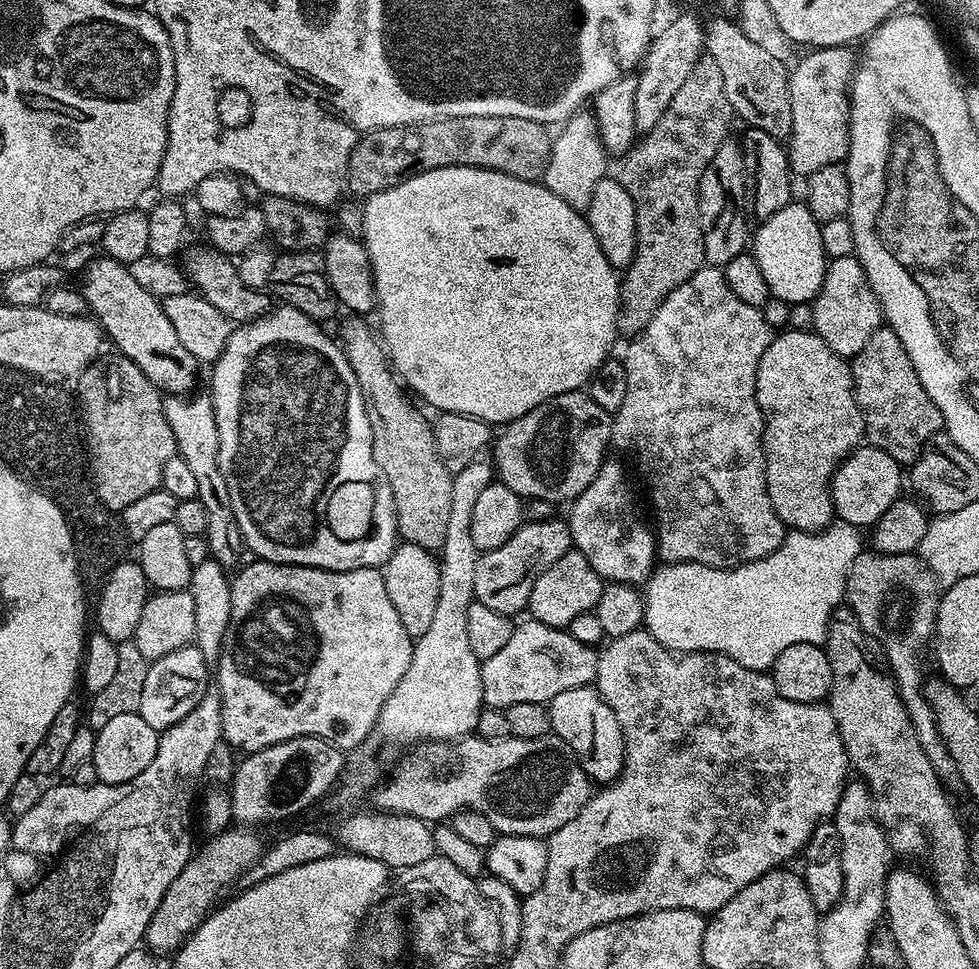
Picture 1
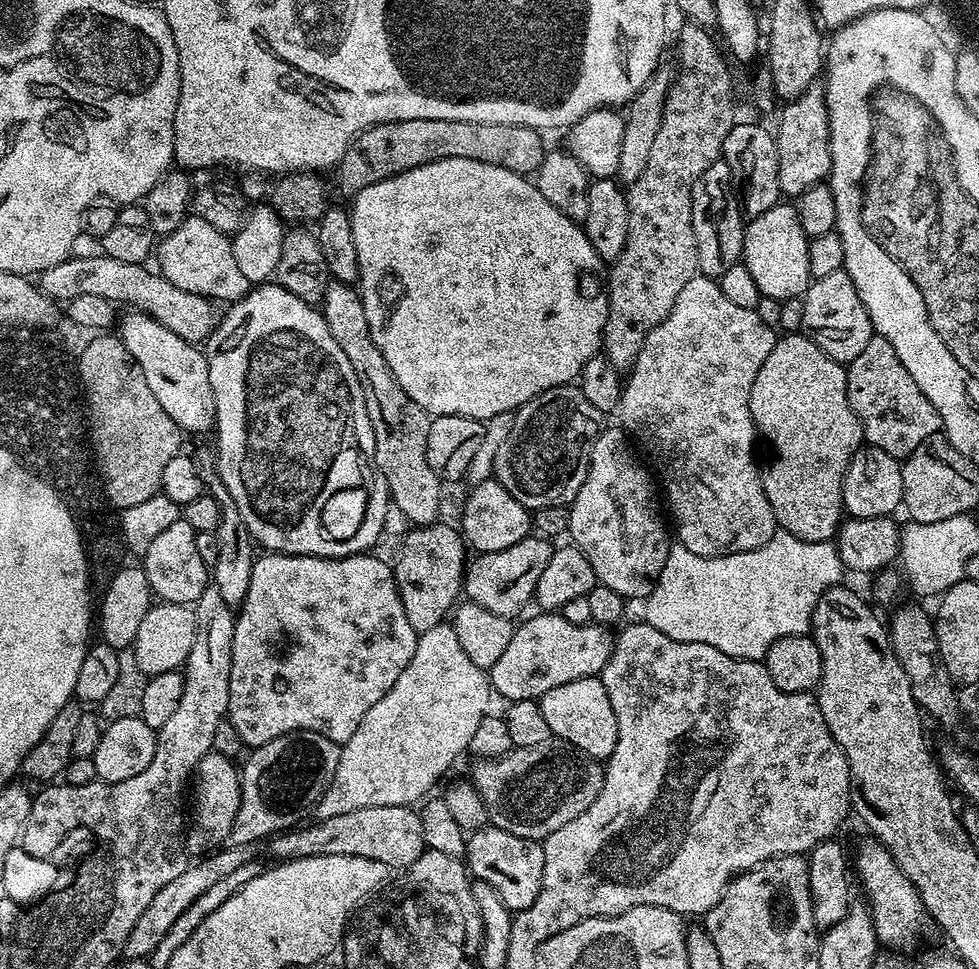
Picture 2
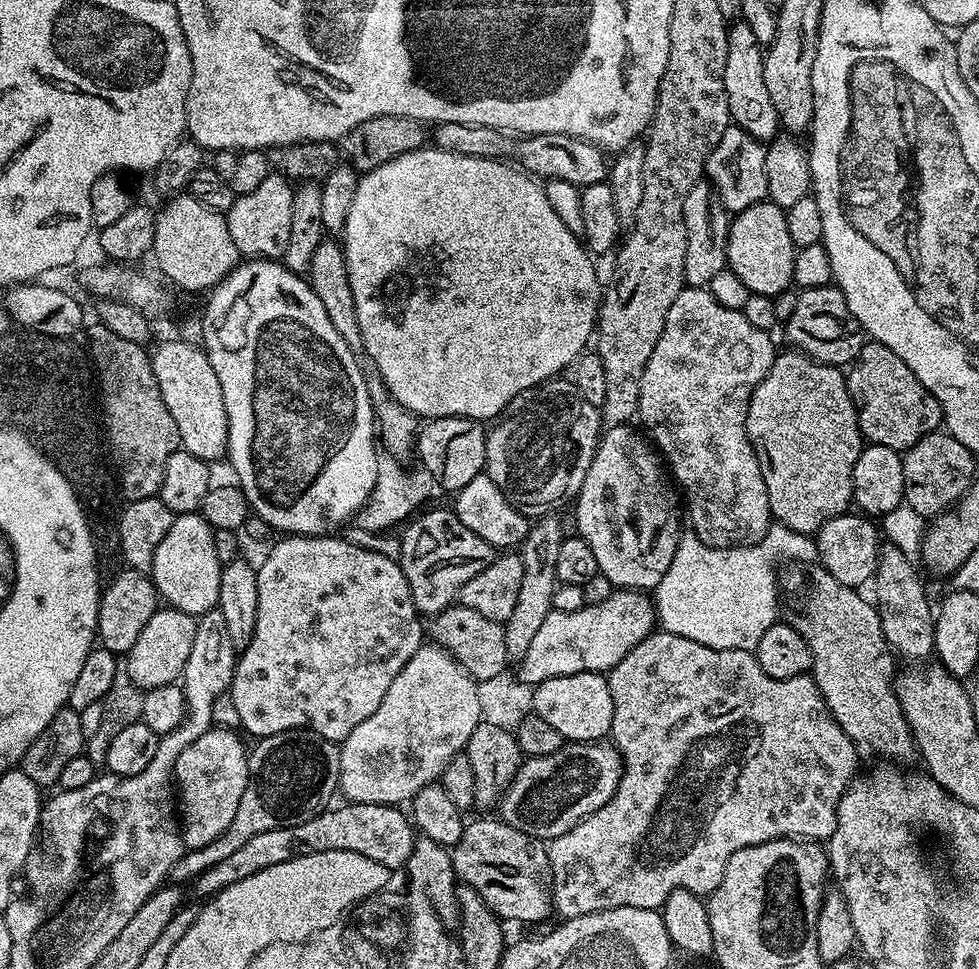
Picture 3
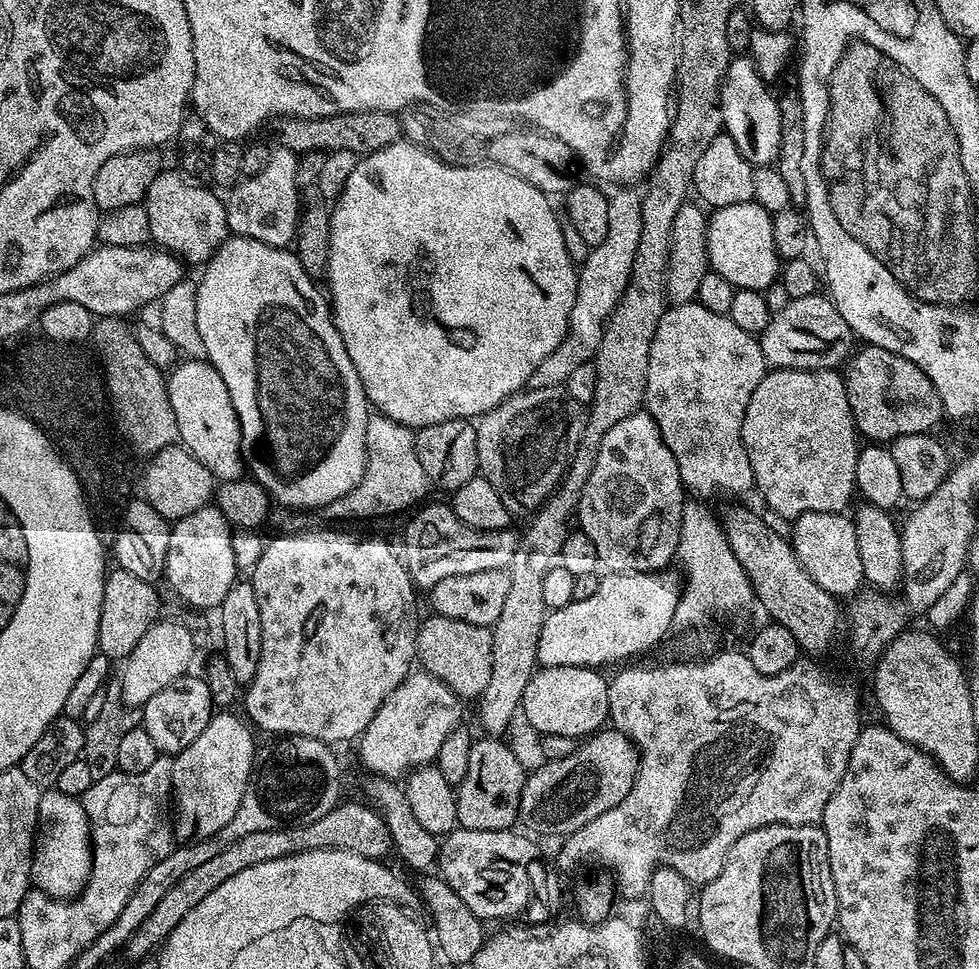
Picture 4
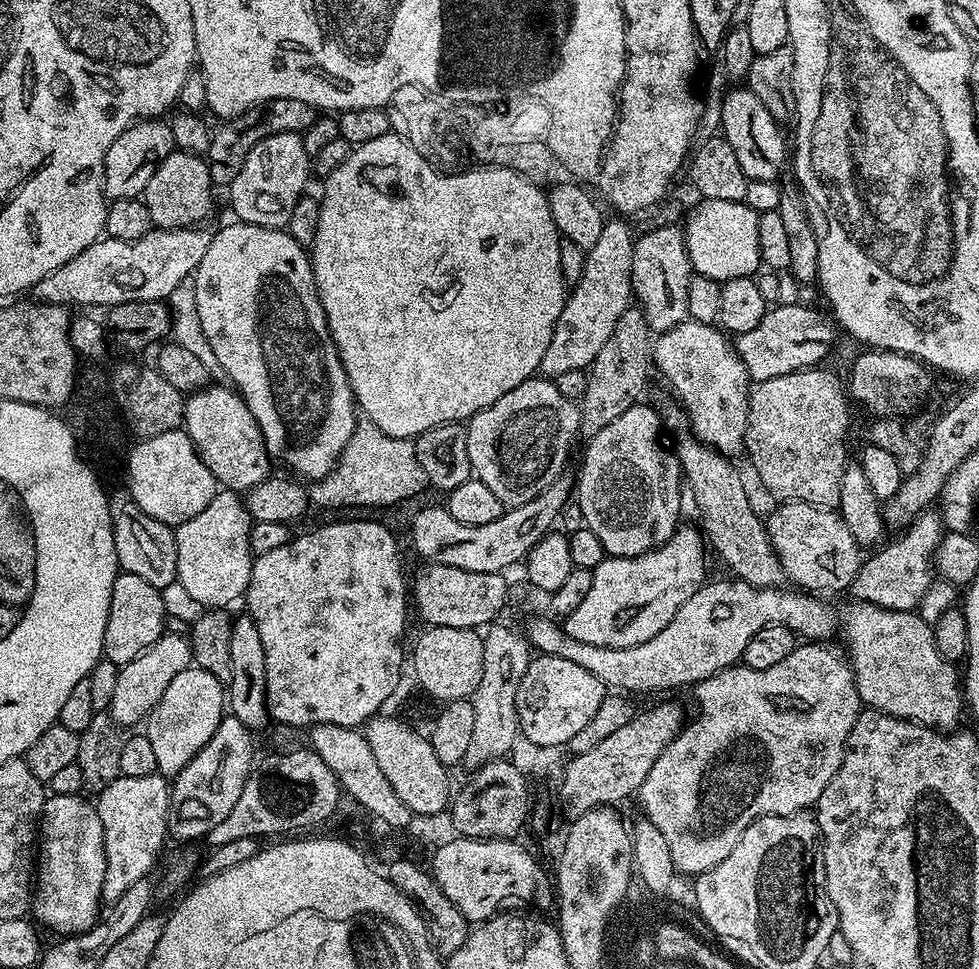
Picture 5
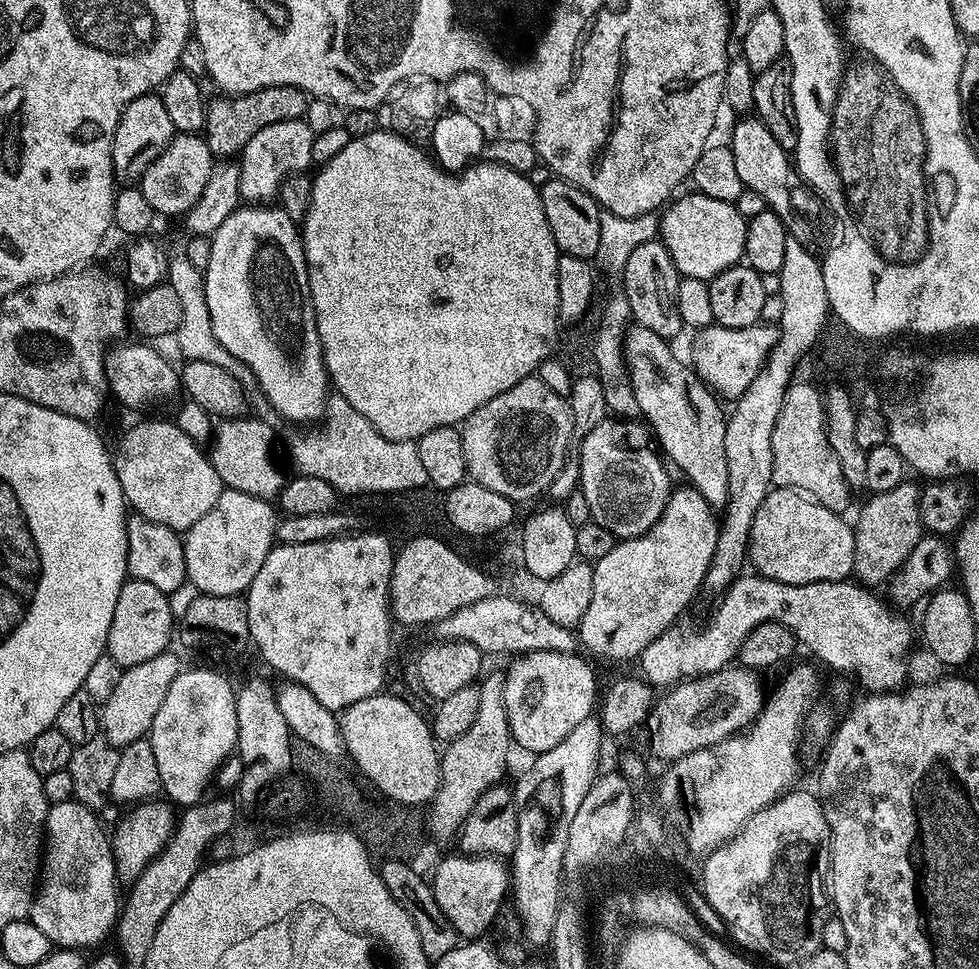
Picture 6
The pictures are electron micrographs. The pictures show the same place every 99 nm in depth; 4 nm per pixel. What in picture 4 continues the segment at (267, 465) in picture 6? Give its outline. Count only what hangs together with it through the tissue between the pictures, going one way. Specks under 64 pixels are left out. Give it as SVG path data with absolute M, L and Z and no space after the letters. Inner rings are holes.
M184 358L167 373L168 397L178 421L178 440L187 448L217 481L238 480L245 475L244 449L240 447L242 434L234 402L230 402L230 390L222 382L222 374L214 370L207 359Z

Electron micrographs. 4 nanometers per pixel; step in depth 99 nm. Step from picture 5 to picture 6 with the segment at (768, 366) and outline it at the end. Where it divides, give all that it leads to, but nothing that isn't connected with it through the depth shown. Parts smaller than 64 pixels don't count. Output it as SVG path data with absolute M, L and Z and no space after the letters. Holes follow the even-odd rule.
M715 322L708 328L701 328L692 340L692 356L696 359L696 372L728 402L735 402L754 382L758 370L768 361L768 353L776 344L778 332L767 323L751 324L745 328L724 328Z

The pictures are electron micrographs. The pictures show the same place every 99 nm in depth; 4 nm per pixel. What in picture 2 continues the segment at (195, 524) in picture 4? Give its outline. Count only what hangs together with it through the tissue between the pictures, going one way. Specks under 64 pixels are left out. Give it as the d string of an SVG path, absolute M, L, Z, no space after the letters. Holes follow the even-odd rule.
M183 518L169 526L142 554L142 567L153 593L169 604L195 605L198 597L210 584L210 568L198 554L195 530Z

